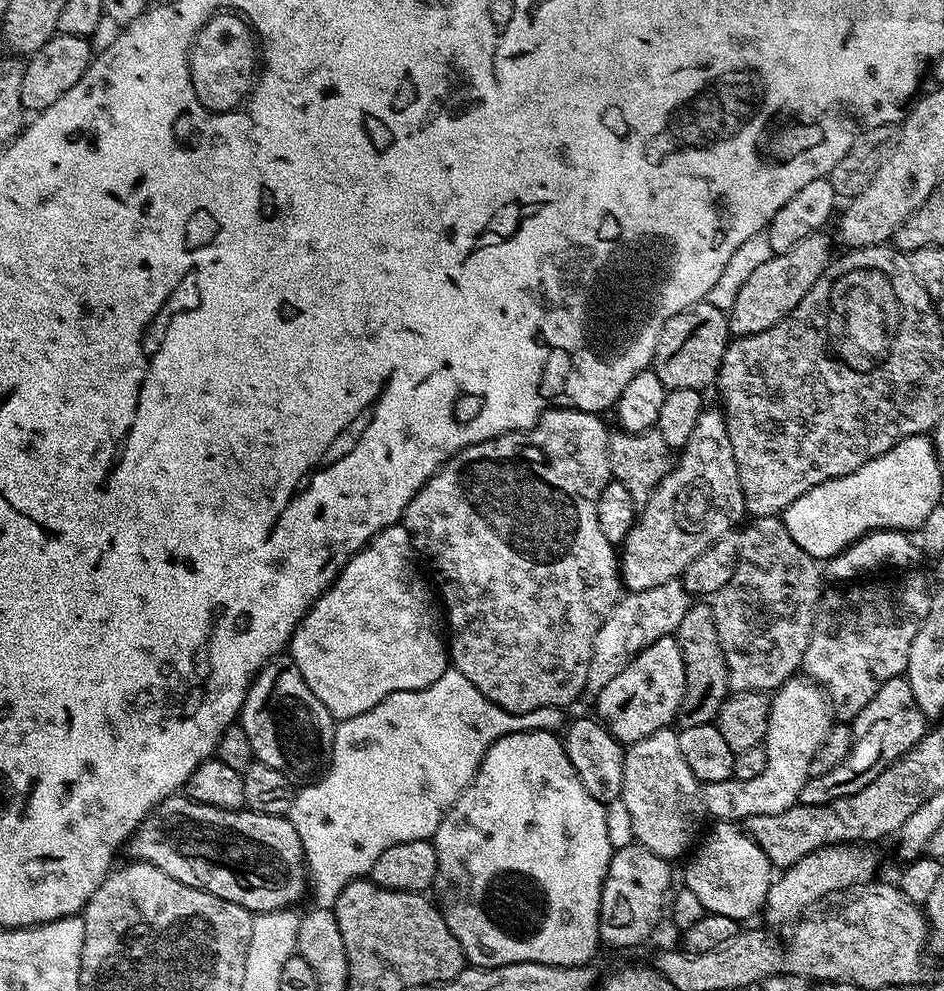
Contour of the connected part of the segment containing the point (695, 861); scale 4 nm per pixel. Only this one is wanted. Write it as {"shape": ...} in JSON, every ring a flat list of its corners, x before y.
{"shape":[[717,821,712,827,714,827,710,834,703,837,703,840,695,847,695,850,691,853,692,858,689,860,686,870,684,872,684,886,693,891,695,895,699,898,702,906,705,908,707,913,712,912,716,914,726,914,727,917,734,918,741,922,746,922,748,918,752,917,755,913,756,915,763,909,765,899,769,894,769,886,772,884,774,879,774,869,766,858,766,854,756,843,753,842,751,836,744,832,744,830,733,821]]}

